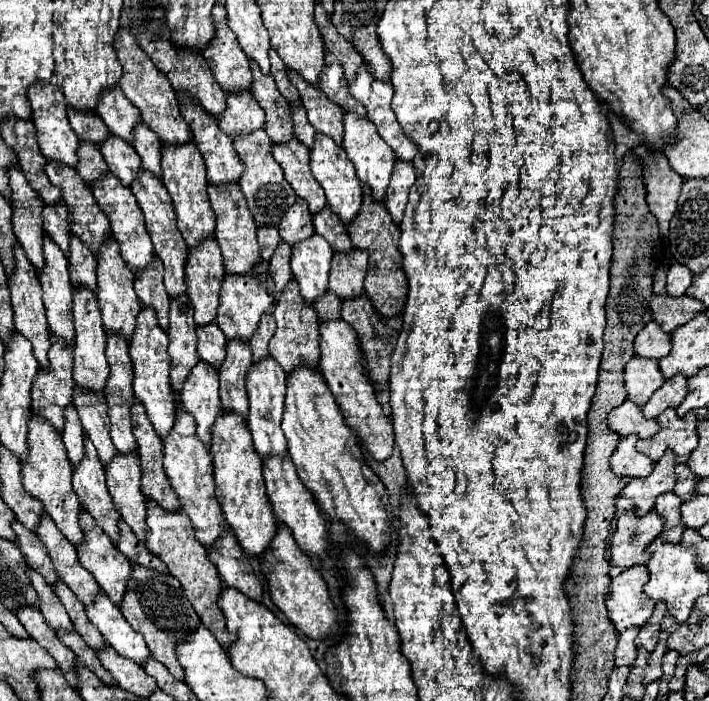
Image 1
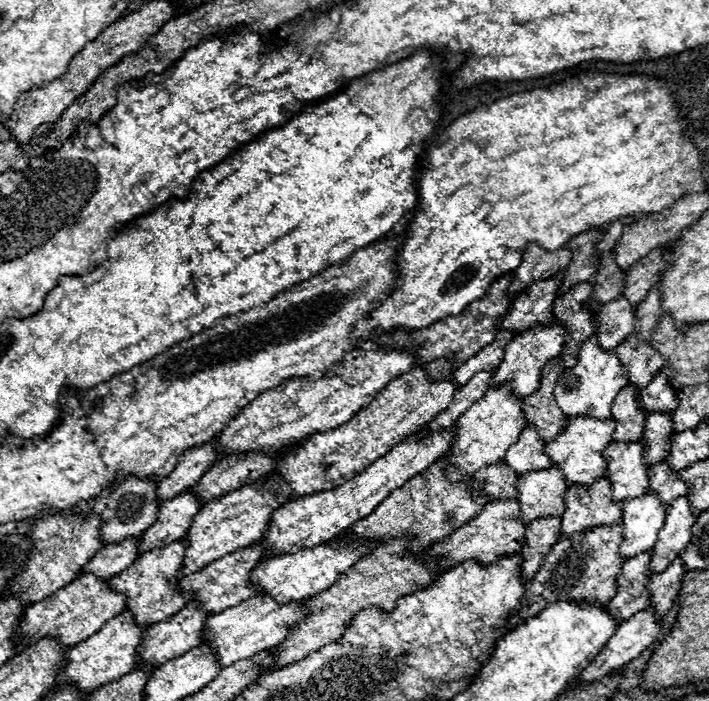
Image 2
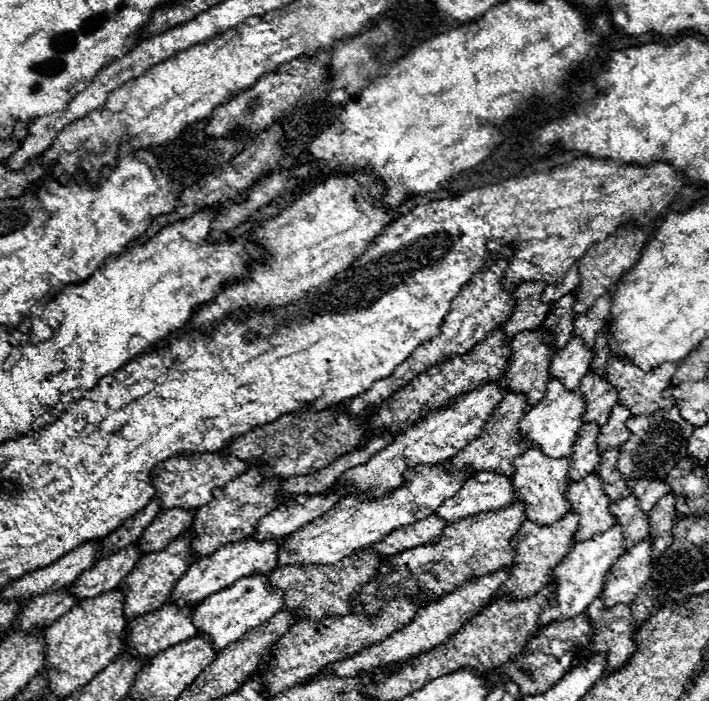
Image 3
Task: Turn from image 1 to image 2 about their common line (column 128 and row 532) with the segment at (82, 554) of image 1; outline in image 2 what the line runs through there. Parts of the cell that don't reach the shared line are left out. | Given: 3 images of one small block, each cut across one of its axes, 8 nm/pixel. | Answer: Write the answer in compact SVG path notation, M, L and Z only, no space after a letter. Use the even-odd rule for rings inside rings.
M602 476L592 484L574 484L566 494L560 538L568 538L592 526L614 524L622 518L622 512L622 502L612 500L612 482L608 476Z

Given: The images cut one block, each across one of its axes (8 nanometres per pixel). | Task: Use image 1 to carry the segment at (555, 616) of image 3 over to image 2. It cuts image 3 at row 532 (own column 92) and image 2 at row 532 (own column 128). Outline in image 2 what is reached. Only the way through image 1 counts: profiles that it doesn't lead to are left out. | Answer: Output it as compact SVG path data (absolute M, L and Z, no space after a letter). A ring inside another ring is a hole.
M644 494L624 500L624 540L620 544L622 558L632 558L640 552L654 548L658 532L664 526L668 508L656 494Z

